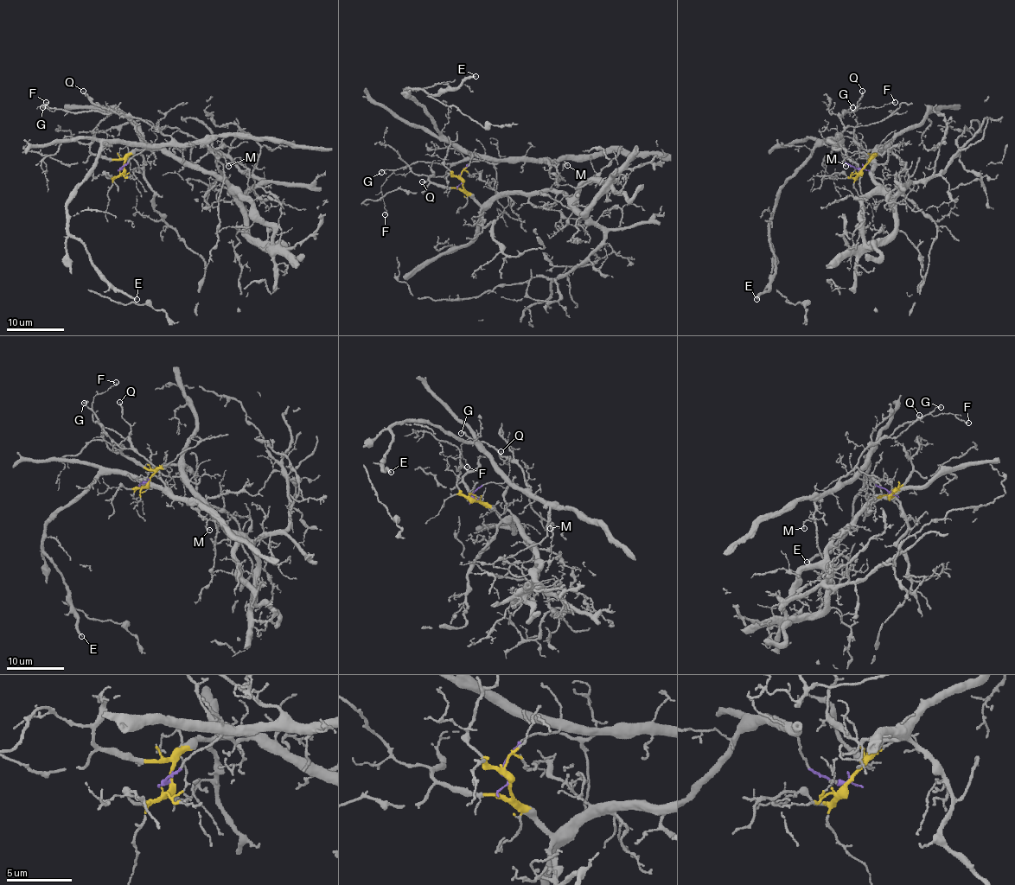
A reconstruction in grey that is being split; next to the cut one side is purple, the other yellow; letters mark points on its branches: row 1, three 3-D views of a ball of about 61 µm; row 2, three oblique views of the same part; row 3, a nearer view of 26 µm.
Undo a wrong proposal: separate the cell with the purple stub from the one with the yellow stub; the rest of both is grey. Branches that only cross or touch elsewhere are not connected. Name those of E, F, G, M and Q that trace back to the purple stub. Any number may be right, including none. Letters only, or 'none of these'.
E, F, G, M, Q

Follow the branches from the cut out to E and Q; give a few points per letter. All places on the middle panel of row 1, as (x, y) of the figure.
E: (462, 181), (462, 169), (481, 156), (445, 141), (433, 117), (405, 93), (453, 91), (475, 76)
Q: (462, 181), (460, 174), (474, 161), (510, 159), (493, 163), (458, 161), (443, 176), (421, 181)

